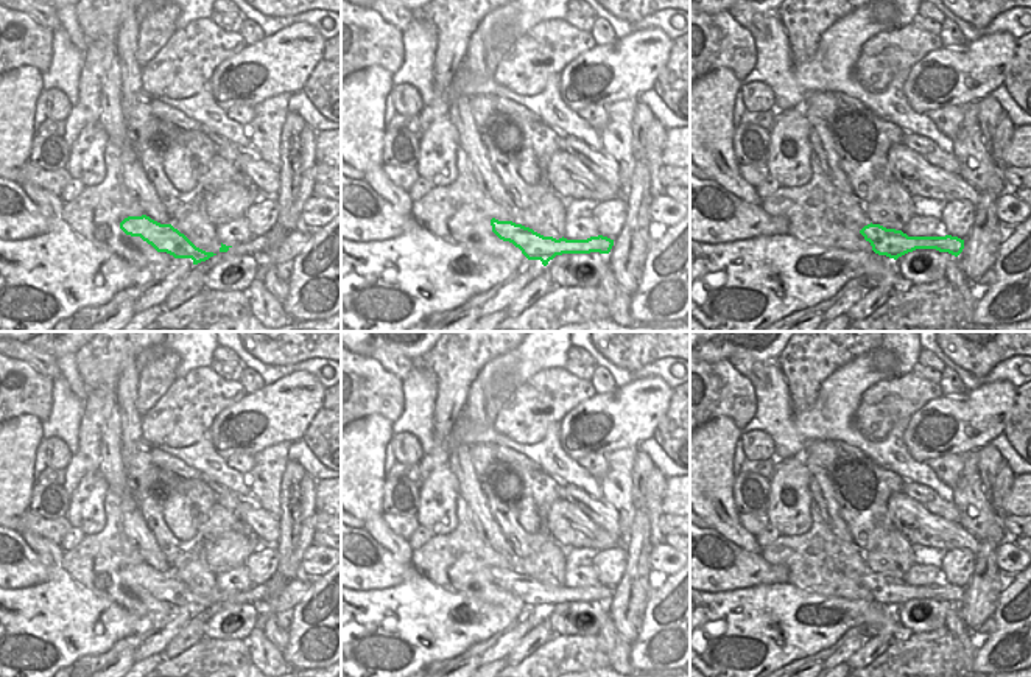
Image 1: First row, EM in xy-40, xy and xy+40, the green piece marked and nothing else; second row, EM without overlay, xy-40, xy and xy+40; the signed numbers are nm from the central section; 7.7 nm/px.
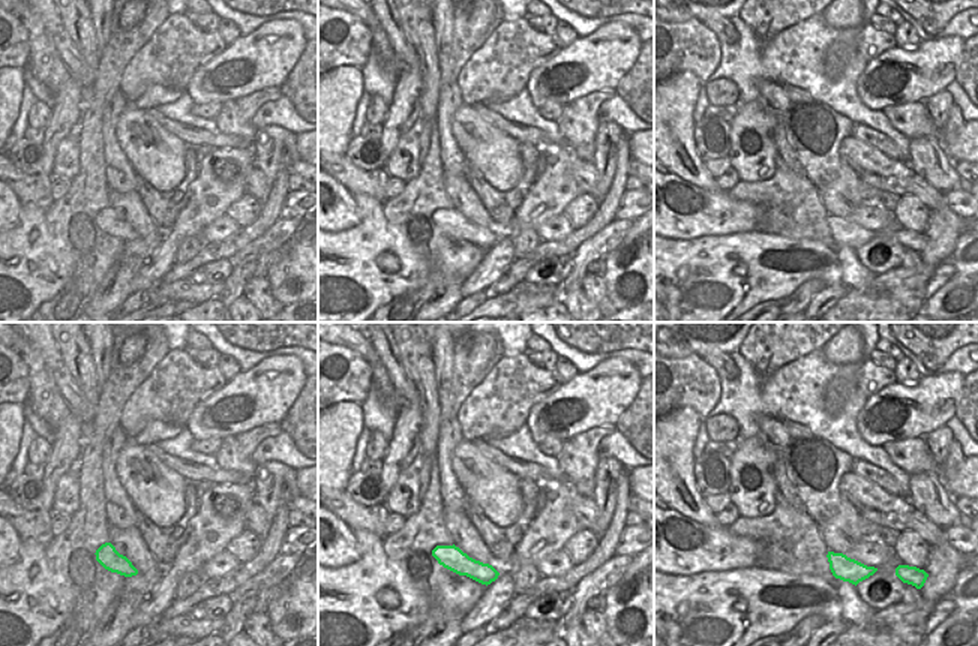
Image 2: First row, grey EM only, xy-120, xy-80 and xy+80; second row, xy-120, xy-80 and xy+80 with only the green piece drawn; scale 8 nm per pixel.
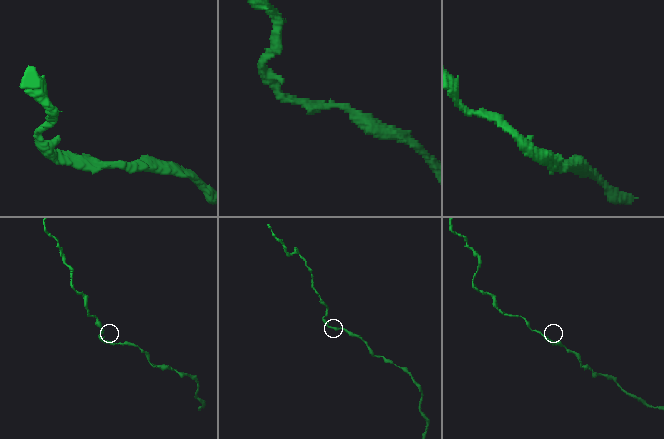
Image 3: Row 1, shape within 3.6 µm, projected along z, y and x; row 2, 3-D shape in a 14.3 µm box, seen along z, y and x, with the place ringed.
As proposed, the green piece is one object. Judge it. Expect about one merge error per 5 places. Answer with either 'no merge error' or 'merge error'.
no merge error

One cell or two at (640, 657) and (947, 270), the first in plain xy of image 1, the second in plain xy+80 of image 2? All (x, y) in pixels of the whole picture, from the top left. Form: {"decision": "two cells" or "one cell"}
{"decision": "two cells"}

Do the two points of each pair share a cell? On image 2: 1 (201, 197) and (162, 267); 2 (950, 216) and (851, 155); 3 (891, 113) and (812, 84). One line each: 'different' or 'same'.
1: same
2: same
3: different

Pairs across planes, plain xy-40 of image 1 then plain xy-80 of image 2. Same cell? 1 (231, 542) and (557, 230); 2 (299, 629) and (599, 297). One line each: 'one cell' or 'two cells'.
1: two cells
2: two cells

